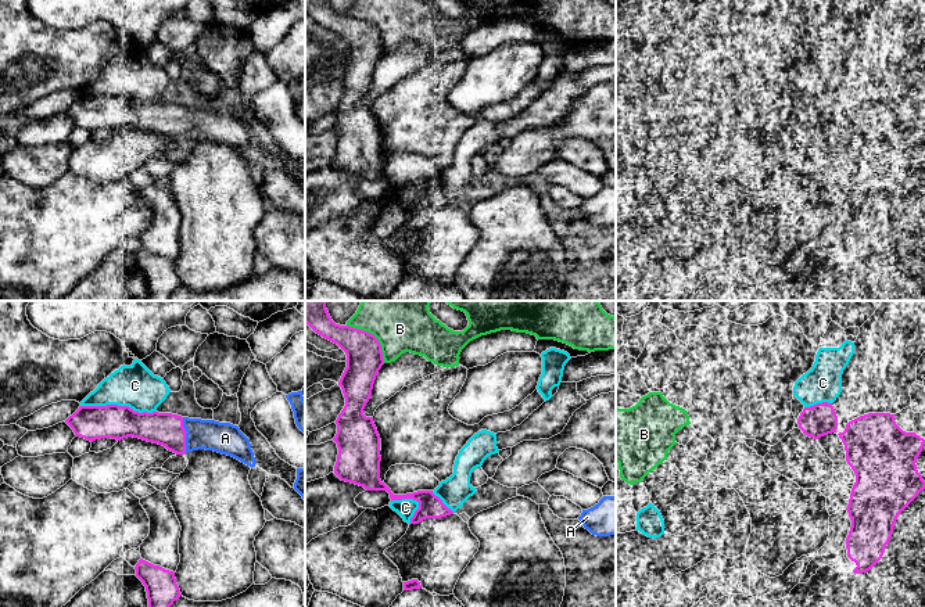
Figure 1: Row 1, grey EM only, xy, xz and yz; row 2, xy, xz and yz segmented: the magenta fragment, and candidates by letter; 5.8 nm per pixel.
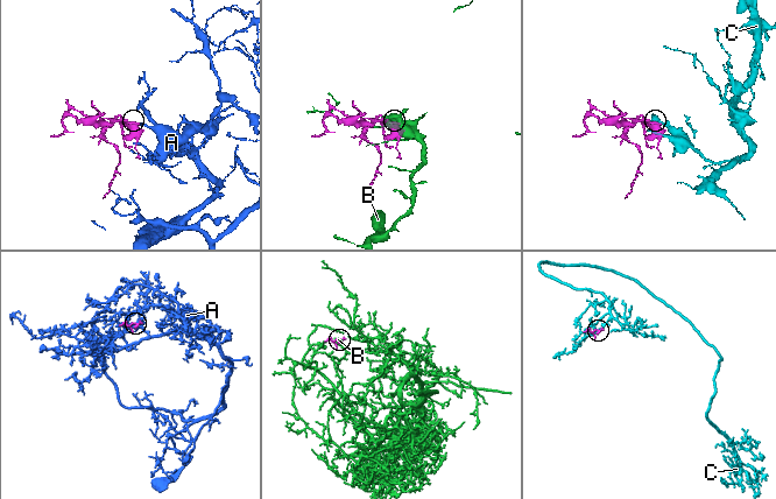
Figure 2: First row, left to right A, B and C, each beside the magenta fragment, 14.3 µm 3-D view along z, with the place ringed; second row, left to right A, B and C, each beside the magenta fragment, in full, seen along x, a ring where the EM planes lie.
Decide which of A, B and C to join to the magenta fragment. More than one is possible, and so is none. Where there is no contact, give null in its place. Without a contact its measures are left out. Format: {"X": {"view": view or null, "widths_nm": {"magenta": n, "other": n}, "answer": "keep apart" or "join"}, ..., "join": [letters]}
{"A": {"view": "xy", "widths_nm": {"magenta": 190, "other": 180}, "answer": "join"}, "B": {"view": "xz", "widths_nm": {"magenta": 200, "other": 260}, "answer": "keep apart"}, "C": {"view": "xy", "widths_nm": {"magenta": 200, "other": 240}, "answer": "keep apart"}, "join": ["A"]}

